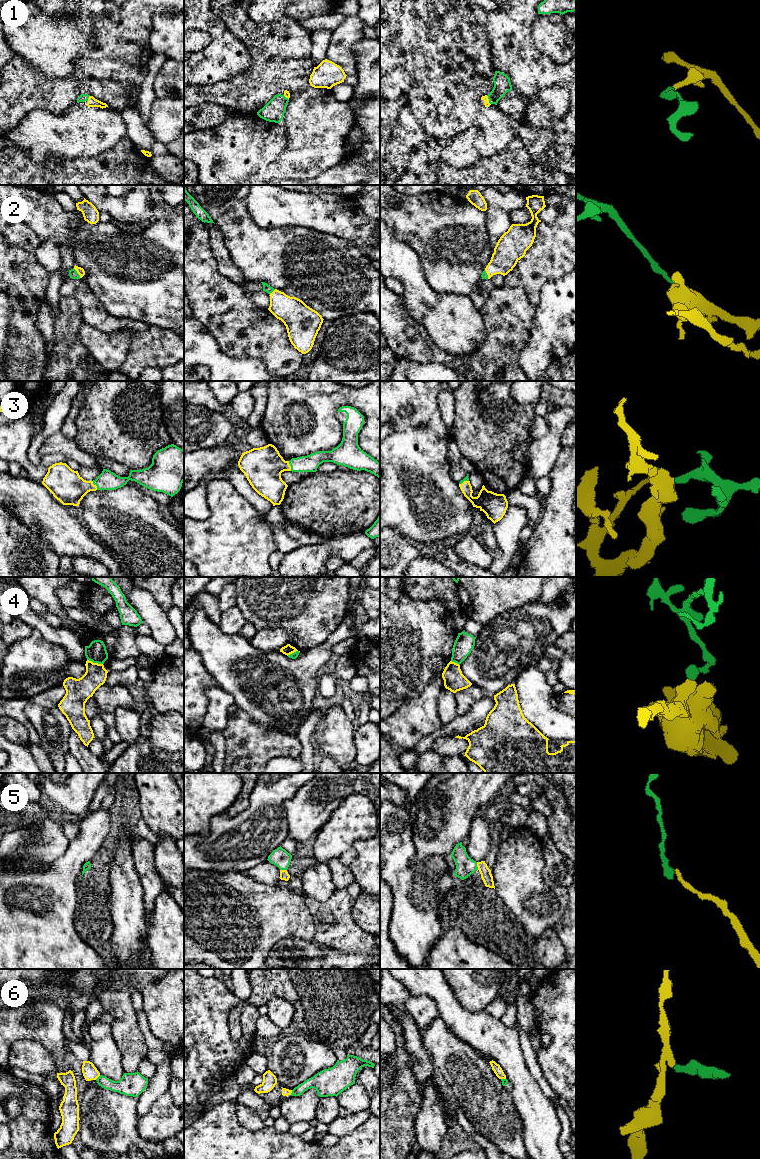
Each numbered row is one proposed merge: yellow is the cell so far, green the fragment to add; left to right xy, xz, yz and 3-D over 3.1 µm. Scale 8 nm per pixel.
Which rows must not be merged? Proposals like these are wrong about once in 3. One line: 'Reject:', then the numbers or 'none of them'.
Reject: 4, 6

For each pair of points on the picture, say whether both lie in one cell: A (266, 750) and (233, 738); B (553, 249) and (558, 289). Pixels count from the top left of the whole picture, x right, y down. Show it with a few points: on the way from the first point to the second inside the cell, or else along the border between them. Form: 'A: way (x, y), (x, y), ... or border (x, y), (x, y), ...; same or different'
A: way (258, 746), (250, 746), (241, 738); same
B: border (565, 274), (552, 281), (547, 281), (539, 294); different

